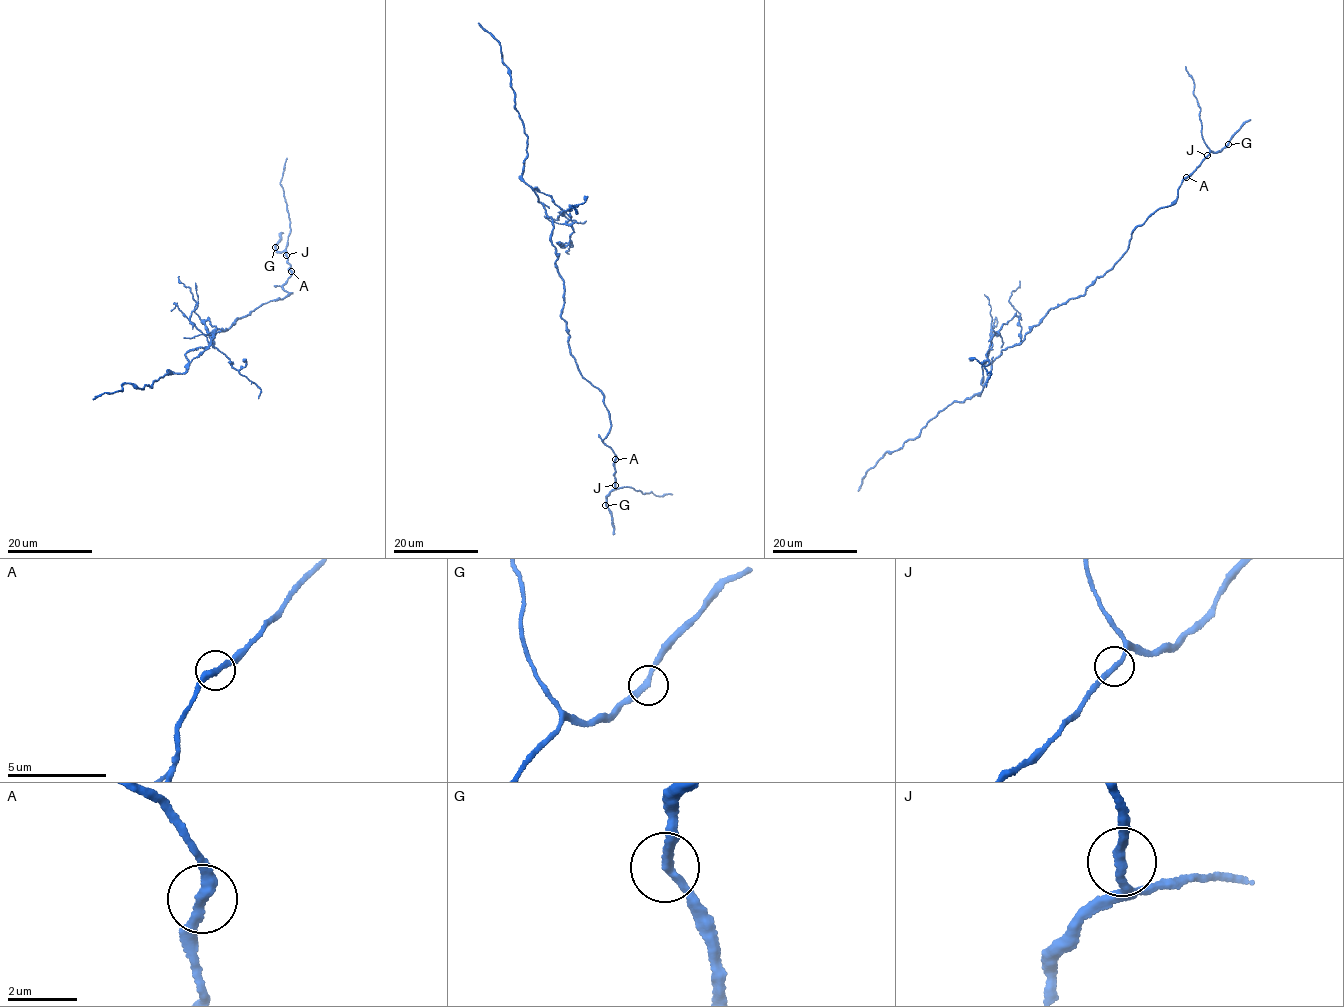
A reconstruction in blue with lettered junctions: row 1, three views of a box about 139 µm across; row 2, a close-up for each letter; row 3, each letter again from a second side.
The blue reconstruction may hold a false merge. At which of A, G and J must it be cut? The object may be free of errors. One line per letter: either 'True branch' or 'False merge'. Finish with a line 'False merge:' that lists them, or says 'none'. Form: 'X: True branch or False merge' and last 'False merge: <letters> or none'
A: False merge
G: True branch
J: True branch
False merge: A

